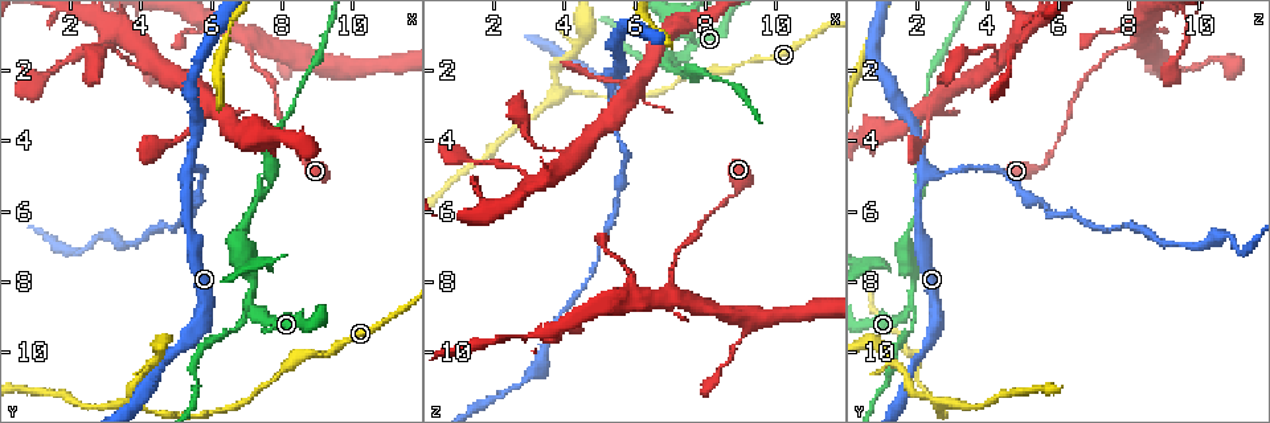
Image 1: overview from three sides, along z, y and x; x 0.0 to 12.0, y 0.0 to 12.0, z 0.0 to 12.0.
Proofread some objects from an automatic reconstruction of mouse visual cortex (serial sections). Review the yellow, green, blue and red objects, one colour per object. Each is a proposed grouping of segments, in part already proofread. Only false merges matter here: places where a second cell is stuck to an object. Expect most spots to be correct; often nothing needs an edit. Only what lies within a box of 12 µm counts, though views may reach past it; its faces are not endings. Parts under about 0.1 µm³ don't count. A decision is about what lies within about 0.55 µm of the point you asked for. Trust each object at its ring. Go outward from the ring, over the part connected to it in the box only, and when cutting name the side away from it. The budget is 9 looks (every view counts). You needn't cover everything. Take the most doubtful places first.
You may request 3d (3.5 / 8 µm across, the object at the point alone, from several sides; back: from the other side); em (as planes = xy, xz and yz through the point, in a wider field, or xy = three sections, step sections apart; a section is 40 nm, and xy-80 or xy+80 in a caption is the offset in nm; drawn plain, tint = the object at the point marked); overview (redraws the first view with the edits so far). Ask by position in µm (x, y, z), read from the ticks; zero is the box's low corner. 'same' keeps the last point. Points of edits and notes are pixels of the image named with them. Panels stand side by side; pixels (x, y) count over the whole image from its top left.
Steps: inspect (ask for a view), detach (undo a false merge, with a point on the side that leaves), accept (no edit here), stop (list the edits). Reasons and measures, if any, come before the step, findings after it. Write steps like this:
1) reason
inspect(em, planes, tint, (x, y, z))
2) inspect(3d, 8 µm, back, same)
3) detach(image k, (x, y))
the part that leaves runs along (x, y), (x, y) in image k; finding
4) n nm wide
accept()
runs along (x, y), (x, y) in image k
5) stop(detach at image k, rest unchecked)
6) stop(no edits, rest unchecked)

three-way junction
inspect(3d, 3.5 µm, (7.2, 8.7, 1.8))

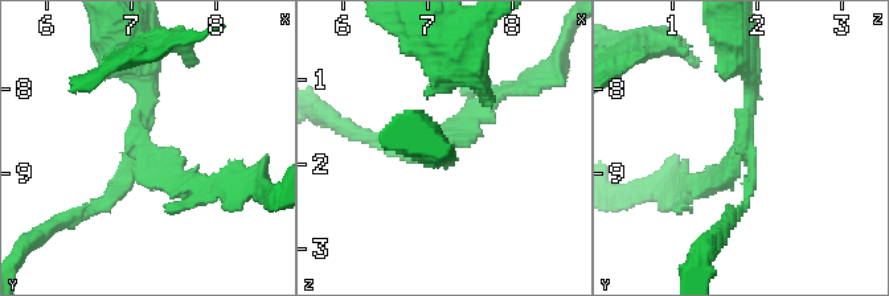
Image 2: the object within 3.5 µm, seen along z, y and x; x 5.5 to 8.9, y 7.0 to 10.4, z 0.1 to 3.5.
3 arms; arms of 150, 150, 200 nm
inspect(em, xy, step 3, tint, (7.10, 8.65, 1.80))

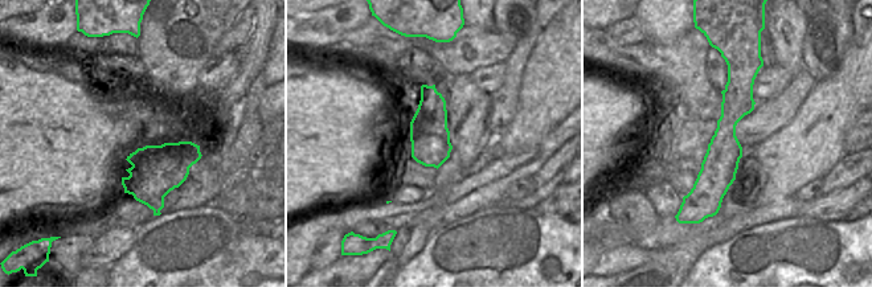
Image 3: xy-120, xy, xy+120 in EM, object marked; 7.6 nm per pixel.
accept()
continuous, no second cell

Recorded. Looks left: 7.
three-way junction
inspect(3d, 3.5 µm, (5.2, 5.1, 2.2))

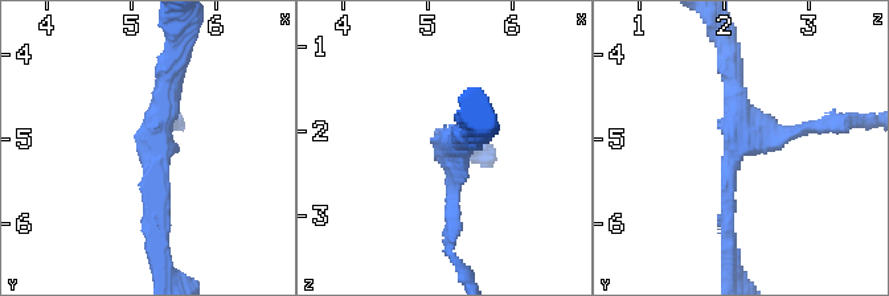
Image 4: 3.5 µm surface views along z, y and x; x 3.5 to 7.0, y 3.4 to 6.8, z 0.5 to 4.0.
inspect(em, xy, step 5, tint, (5.30, 5.05, 2.20))

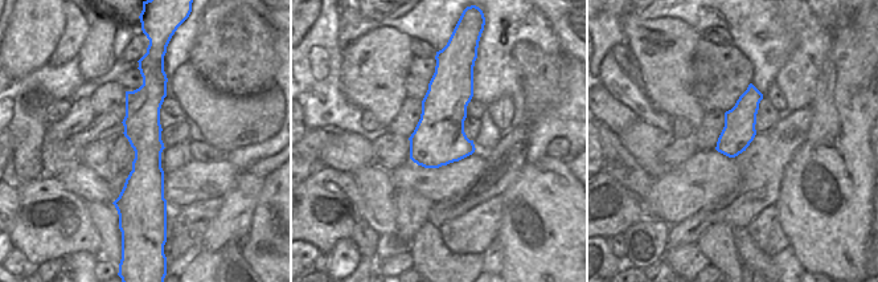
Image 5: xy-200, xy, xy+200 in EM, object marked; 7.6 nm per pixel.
accept()
runs along (146, 74), (146, 183), (140, 204) in image 5; one cell here

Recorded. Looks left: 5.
abrupt turn
inspect(3d, 3.5 µm, (3.7, 11.3, 2.4))

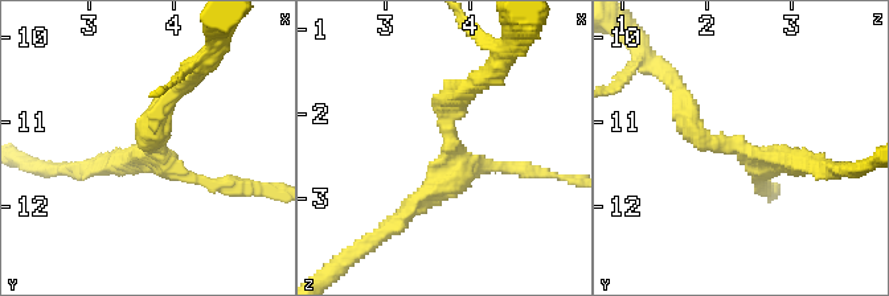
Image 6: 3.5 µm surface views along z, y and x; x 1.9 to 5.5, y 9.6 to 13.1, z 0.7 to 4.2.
3 arms; arms of 150, 200, 250 nm
inspect(em, xy, step 1, tint, (3.75, 11.35, 2.45))

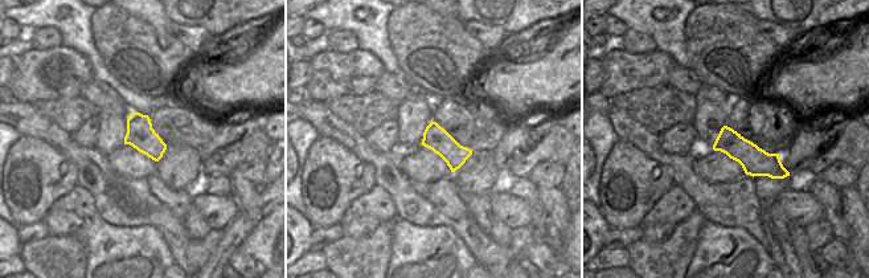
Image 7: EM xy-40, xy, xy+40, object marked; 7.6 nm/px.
accept()
runs along (762, 184), (742, 148), (701, 140), (688, 107) in image 6; continuous, no second cell

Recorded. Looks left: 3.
small branch off a trunk
inspect(3d, 3.5 µm, (6.9, 1.2, 8.3))

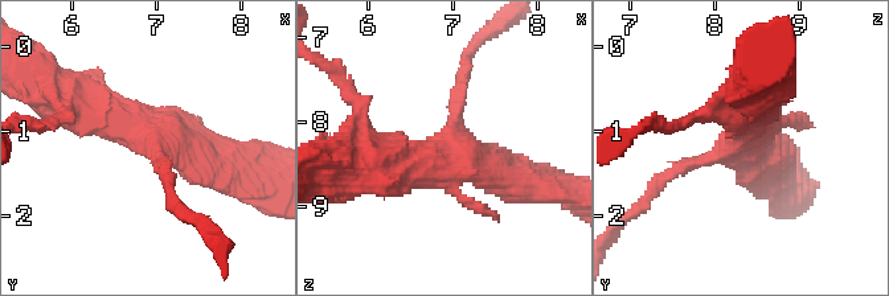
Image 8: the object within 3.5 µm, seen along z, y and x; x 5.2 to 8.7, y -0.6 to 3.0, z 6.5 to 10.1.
shape alone is not enough
inspect(em, planes, tint, (6.95, 1.20, 8.20))

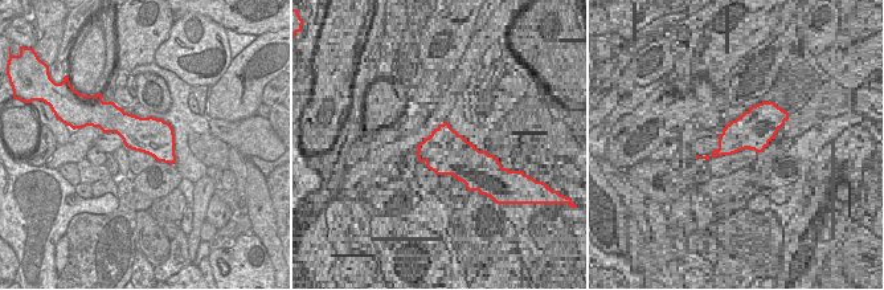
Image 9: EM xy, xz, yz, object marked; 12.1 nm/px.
accept()
one cell here

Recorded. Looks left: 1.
stop(no edits, rest unchecked)

